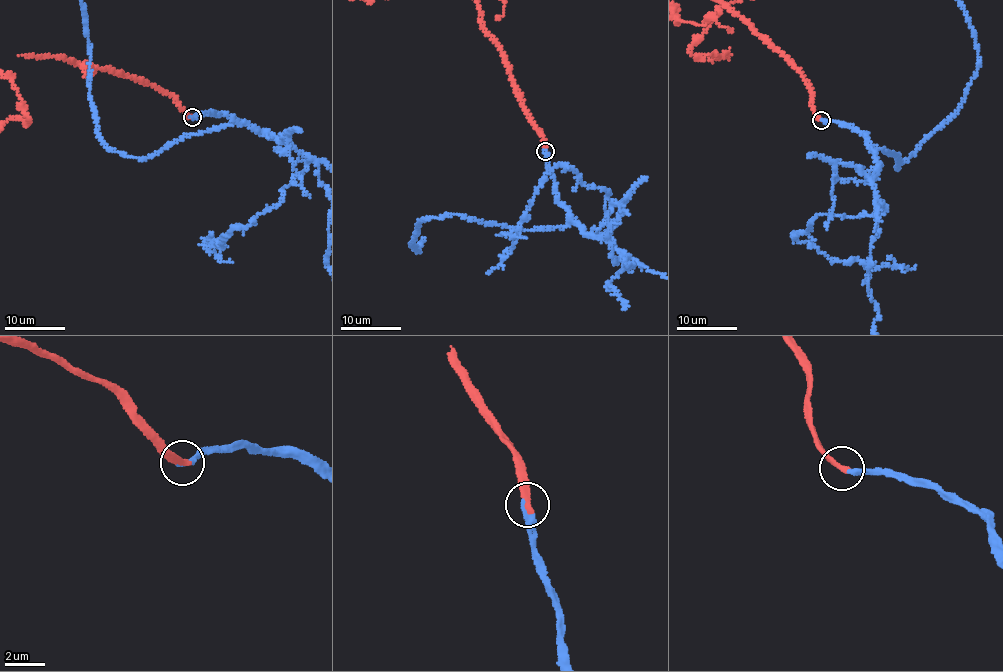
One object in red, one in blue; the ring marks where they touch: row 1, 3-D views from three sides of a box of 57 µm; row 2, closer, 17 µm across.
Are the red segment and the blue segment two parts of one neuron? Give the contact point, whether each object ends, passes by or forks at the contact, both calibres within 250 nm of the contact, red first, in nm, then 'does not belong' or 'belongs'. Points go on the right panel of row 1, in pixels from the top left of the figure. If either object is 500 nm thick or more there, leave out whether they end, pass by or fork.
place (821, 120); red ends; blue ends; calibres 340 and 280 nm; belongs

